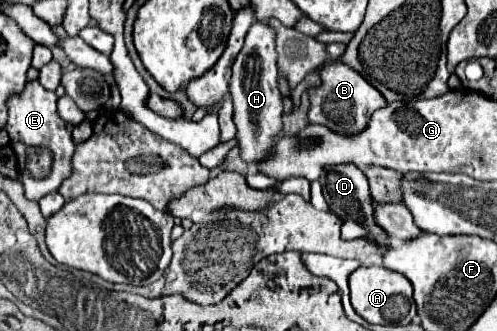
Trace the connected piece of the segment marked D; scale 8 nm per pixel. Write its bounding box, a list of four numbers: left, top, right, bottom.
[320,164,384,240]

